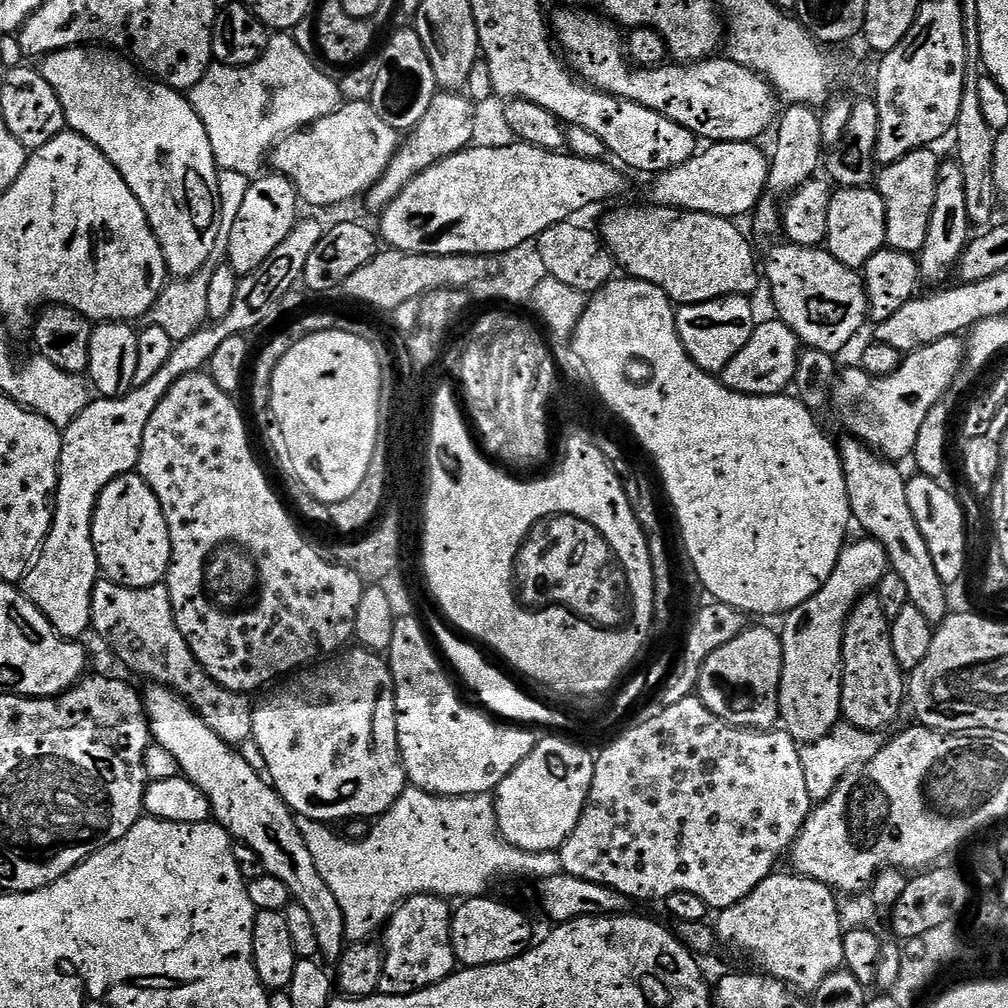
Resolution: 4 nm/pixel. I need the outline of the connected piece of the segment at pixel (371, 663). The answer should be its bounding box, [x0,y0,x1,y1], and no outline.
[251,646,406,826]

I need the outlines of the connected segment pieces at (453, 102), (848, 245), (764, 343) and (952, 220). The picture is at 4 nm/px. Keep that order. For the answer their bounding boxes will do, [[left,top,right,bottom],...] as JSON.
[[366,91,474,210],[826,187,886,269],[723,318,802,396],[918,158,970,286]]

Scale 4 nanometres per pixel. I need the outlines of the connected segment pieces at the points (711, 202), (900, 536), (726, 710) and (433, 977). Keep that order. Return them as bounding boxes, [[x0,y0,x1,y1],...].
[[652,142,769,221],[839,438,950,626],[696,627,784,730],[380,896,458,996]]

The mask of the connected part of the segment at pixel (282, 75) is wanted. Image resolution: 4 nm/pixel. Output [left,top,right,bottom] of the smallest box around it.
[187,34,342,178]

